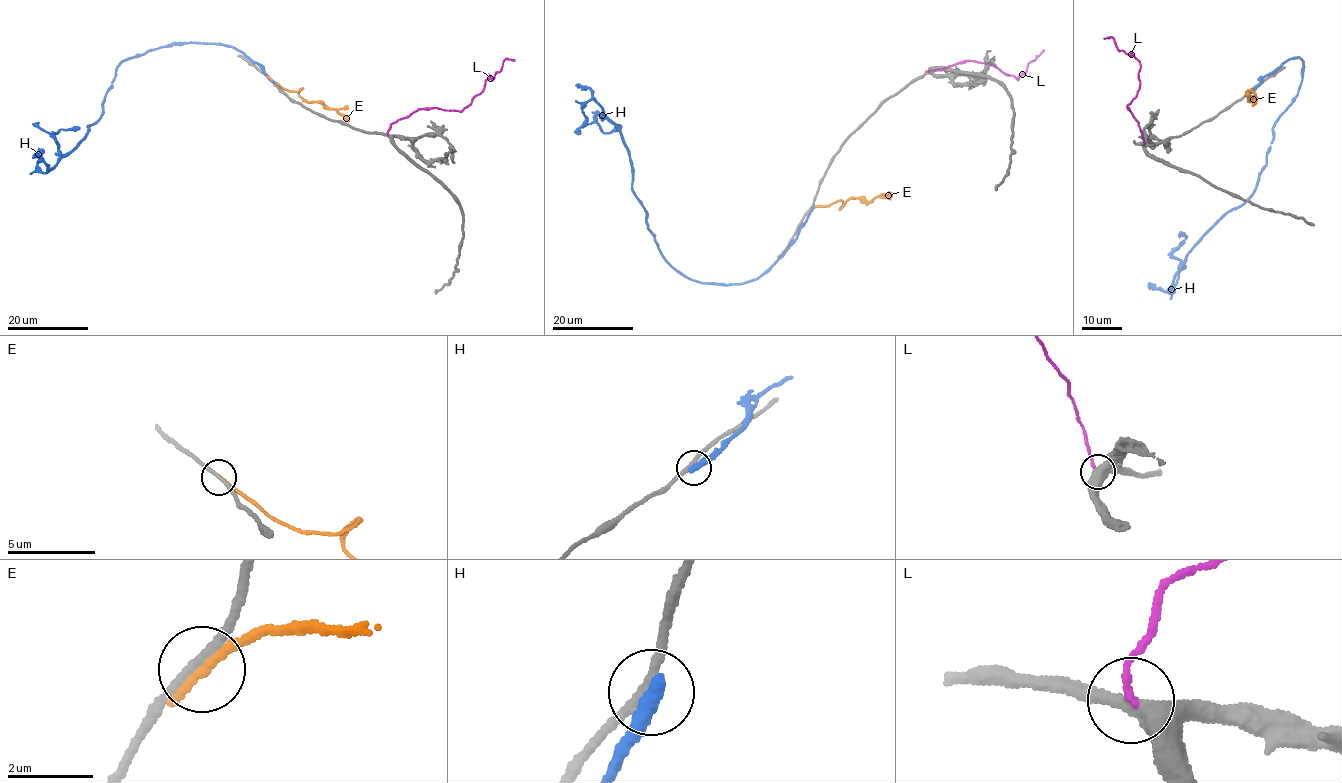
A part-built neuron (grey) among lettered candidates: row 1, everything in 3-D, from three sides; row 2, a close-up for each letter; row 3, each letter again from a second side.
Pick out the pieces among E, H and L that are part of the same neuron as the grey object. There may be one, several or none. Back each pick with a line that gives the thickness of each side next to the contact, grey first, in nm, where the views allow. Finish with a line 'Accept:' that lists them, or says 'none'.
Accept: none

